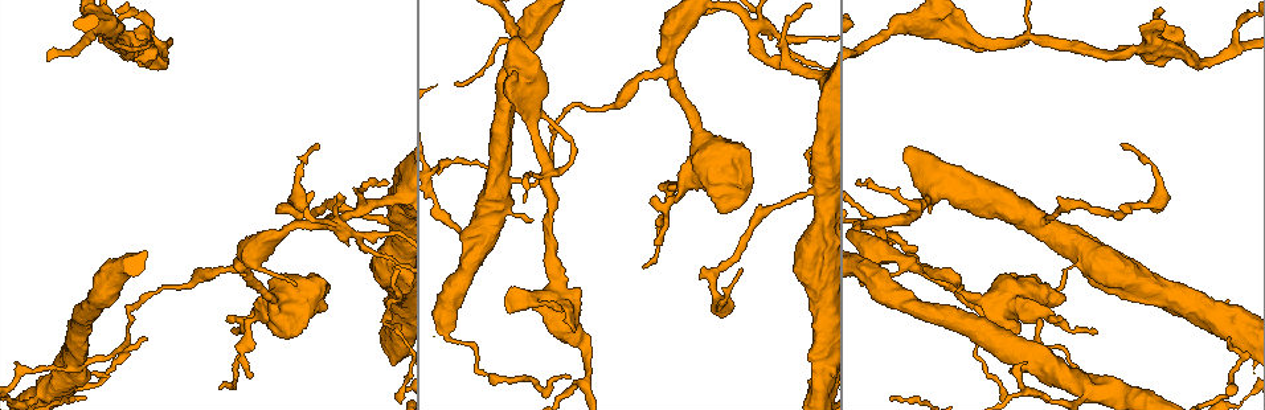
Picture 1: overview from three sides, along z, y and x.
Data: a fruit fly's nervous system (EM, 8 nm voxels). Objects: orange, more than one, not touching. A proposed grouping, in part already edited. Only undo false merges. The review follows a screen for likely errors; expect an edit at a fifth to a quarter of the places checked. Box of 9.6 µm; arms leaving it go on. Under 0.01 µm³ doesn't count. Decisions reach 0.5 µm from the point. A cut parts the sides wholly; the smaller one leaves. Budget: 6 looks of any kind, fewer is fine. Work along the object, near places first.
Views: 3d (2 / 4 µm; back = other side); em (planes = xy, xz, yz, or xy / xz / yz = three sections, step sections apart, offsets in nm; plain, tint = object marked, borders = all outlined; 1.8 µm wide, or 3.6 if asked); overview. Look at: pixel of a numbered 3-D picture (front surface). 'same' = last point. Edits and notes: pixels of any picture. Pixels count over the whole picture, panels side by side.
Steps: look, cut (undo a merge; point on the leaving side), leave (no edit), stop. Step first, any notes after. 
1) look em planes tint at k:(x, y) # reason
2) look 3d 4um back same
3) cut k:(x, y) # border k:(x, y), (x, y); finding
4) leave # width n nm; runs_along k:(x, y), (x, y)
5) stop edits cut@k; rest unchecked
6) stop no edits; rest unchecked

look em xy step 16 tint at 1:(124, 36) # arms part here

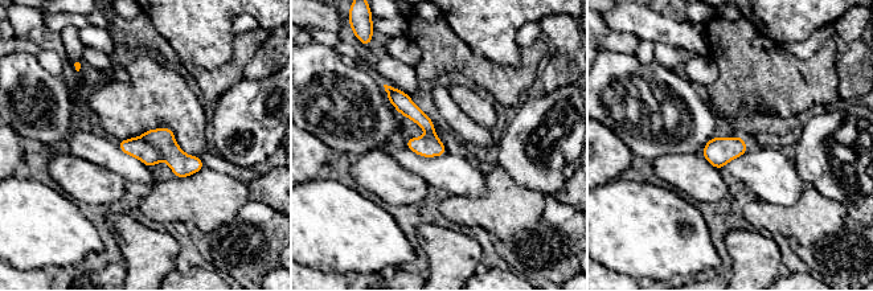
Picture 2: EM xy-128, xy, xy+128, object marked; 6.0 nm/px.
look em planes tint same # another direction

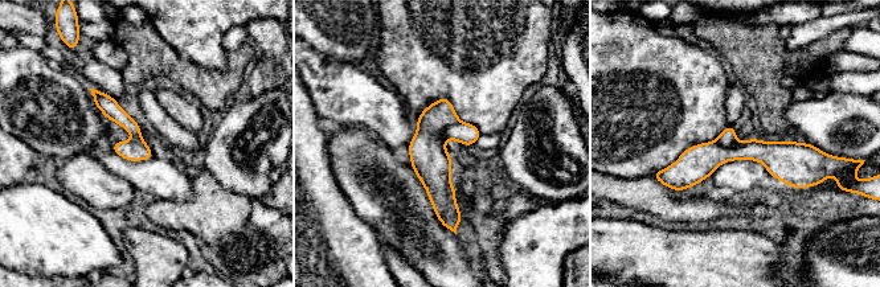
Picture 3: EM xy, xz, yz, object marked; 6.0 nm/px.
leave # continuous, no second neuron

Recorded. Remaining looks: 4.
look em planes tint at 1:(930, 13) # a fork

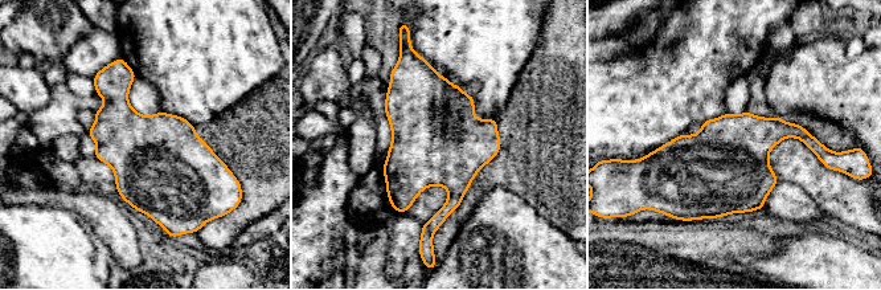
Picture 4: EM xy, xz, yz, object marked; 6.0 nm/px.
leave # width 550 nm; continuous, no second neuron

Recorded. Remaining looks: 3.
look em yz step 8 tint at 1:(367, 234)

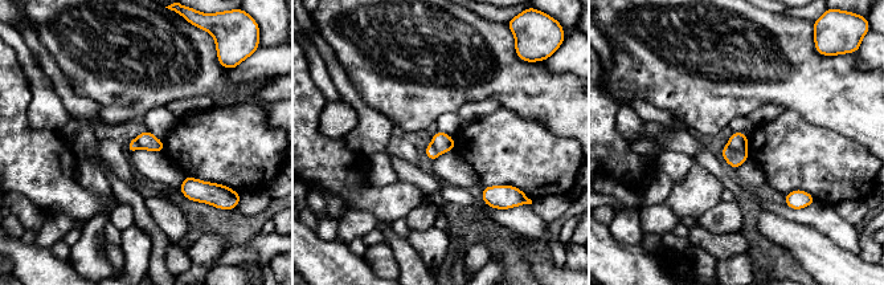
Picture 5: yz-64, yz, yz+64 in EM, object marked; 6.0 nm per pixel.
look em xz step 16 tint same

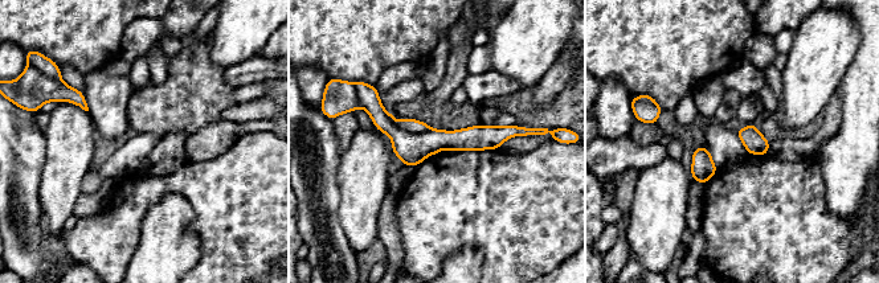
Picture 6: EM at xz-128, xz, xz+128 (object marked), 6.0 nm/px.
cut 6:(411, 148) # width 120 nm; part_leaving 6:(367, 103), (401, 140), (516, 132); two neurons meet here

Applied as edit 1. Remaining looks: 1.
stop edits cut@6; rest unchecked

